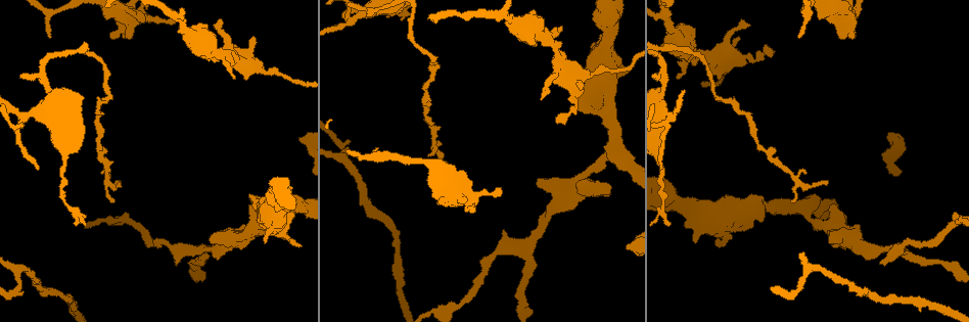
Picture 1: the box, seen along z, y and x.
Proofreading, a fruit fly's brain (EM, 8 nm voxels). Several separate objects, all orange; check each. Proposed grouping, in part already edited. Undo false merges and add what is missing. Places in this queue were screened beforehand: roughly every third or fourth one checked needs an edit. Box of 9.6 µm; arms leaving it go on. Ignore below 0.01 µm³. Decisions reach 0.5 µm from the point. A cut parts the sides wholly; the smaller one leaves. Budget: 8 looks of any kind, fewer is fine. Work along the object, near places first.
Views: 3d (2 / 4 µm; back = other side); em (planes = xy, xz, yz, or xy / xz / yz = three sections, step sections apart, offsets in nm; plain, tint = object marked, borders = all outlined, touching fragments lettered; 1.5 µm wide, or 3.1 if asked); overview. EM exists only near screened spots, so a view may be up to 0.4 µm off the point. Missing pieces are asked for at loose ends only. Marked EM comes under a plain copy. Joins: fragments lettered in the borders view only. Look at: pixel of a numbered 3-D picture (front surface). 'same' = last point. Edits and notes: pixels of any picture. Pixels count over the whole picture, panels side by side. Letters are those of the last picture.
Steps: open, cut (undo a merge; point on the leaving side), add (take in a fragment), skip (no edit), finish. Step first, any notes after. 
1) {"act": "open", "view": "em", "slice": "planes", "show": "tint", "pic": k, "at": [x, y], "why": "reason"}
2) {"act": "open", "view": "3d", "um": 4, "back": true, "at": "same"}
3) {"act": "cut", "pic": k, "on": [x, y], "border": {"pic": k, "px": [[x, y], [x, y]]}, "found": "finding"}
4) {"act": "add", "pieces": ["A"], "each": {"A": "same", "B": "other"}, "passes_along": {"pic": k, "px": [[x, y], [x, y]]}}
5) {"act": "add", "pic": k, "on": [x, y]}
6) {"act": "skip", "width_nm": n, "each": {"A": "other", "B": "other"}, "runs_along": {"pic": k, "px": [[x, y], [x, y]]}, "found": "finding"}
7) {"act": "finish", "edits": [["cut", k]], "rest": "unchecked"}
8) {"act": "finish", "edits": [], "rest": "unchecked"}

{"act": "open", "view": "em", "slice": "planes", "show": "borders", "pic": 1, "at": [679, 76], "why": "thin end"}

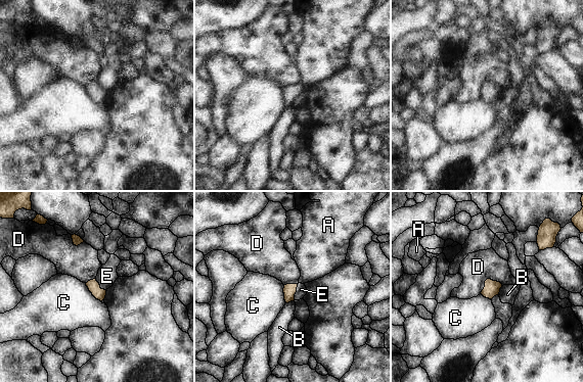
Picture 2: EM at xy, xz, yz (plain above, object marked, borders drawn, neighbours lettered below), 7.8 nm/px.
{"act": "skip", "each": {"A": "other", "B": "other", "C": "other", "D": "other", "E": "other"}, "border": {"pic": 2, "px": [[298, 284], [294, 299]]}, "found": "no lettered fragment goes on from it"}

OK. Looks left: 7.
{"act": "open", "view": "3d", "um": 4, "pic": 1, "at": [572, 92], "why": "thick turns thin"}

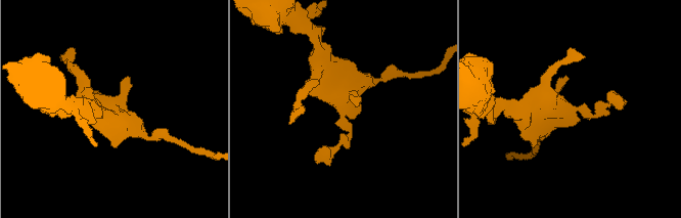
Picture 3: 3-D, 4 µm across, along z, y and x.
{"act": "open", "view": "em", "slice": "planes", "show": "borders", "pic": 3, "at": [343, 111], "arm_widths_nm": [160, 320], "why": "shape alone is not enough"}

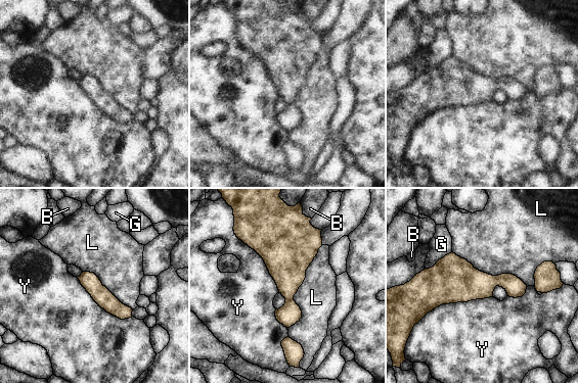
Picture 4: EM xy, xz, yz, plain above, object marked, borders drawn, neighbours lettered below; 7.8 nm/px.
{"act": "skip", "width_nm": 150, "each": {"B": "other", "G": "other", "L": "other", "Y": "other"}, "border": {"pic": 4, "px": [[492, 296], [442, 303], [420, 319]]}, "found": "continuous, no second neuron"}

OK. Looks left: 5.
{"act": "open", "view": "3d", "um": 2, "pic": 1, "at": [606, 196], "why": "an open end"}

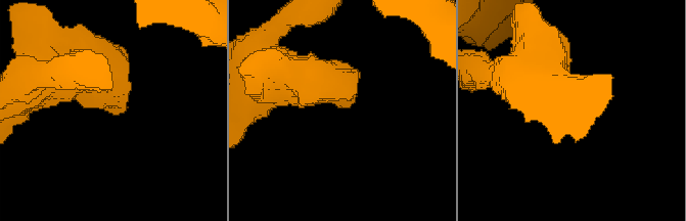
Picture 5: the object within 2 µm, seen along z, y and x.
{"act": "open", "view": "em", "slice": "yz", "step": 8, "show": "borders", "pic": 5, "at": [118, 114]}

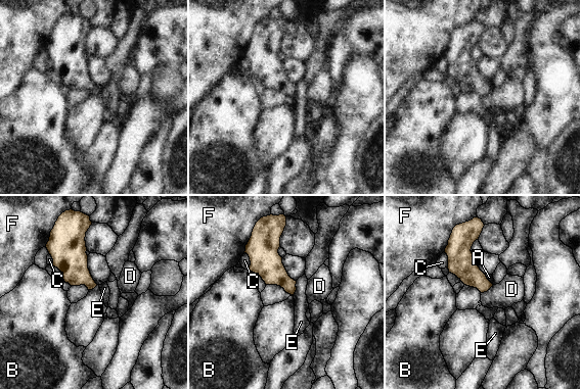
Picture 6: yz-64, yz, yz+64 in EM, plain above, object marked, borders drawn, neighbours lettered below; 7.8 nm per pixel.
{"act": "skip", "each": {"A": "other", "B": "other", "C": "other", "D": "other", "E": "other", "F": "other"}, "border": {"pic": 6, "px": [[493, 285], [481, 293]]}, "found": "none of them fits"}

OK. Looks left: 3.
{"act": "finish", "edits": [], "rest": "unchecked"}

